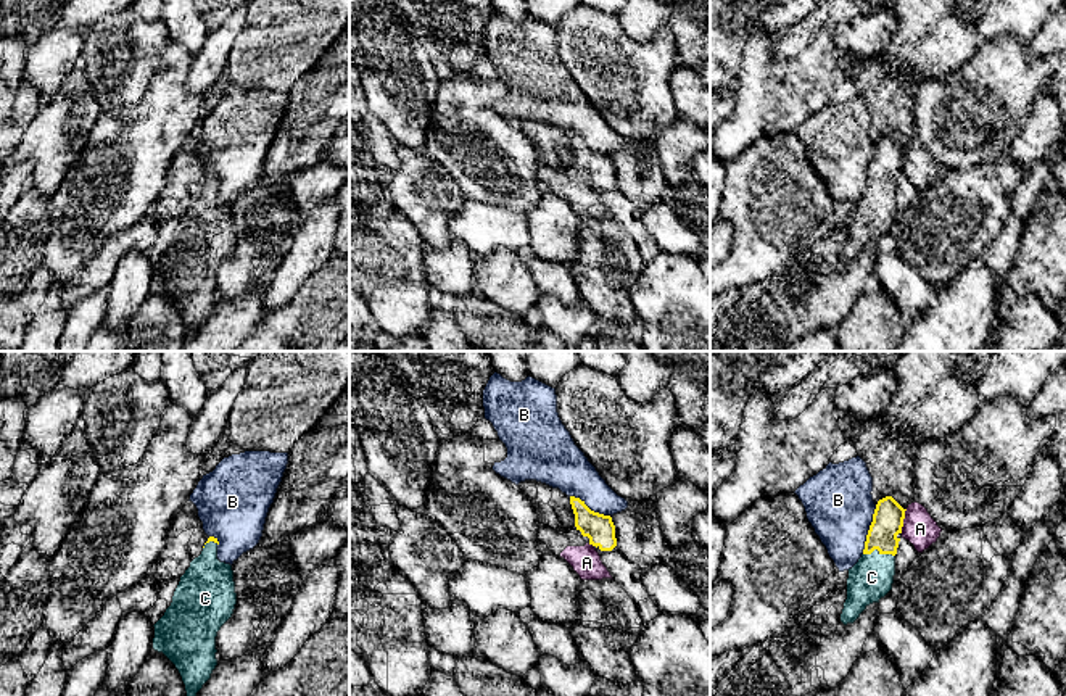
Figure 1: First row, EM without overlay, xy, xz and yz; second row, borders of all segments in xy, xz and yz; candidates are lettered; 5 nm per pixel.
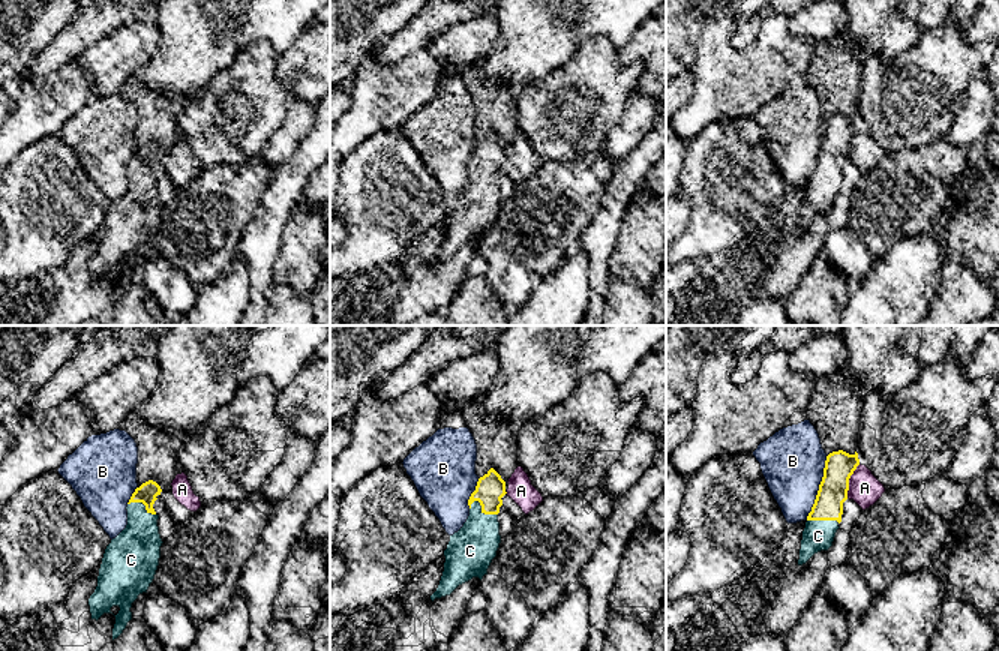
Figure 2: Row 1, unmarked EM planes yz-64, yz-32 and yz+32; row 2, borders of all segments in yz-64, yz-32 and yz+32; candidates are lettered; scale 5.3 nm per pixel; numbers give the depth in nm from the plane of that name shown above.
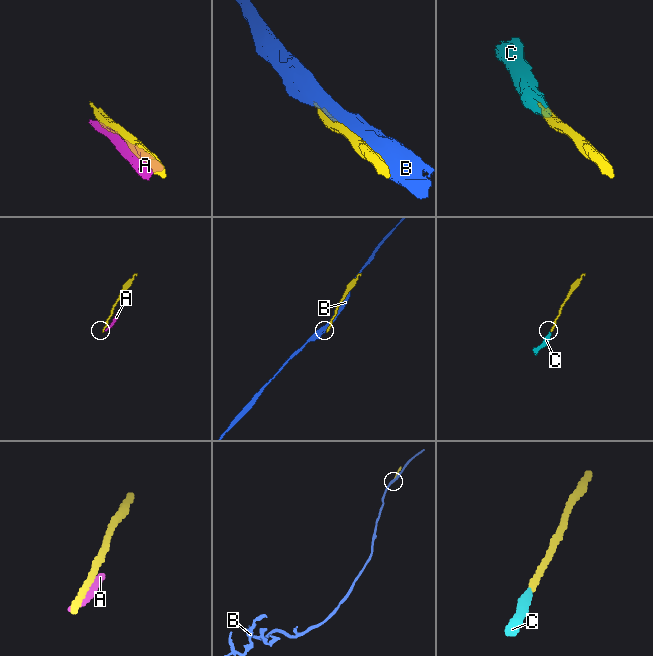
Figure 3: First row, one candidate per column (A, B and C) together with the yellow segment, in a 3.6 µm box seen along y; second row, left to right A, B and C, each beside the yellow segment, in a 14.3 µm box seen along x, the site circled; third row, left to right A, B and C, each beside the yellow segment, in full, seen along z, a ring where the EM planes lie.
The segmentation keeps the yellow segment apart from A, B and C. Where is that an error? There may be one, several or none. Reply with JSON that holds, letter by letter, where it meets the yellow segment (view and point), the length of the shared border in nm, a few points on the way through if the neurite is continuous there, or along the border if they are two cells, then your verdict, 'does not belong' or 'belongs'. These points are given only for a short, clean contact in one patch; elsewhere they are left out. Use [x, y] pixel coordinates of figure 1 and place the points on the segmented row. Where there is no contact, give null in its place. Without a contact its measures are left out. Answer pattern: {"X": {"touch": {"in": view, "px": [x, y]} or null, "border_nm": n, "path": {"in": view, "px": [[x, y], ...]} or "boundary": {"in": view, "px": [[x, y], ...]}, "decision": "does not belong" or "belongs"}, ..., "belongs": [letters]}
{"A": {"touch": {"in": "yz", "px": [902, 521]}, "border_nm": 120, "boundary": {"in": "yz", "px": [[907, 509], [900, 532]]}, "decision": "does not belong"}, "B": {"touch": {"in": "yz", "px": [870, 529]}, "border_nm": 260, "decision": "does not belong"}, "C": {"touch": {"in": "yz", "px": [880, 551]}, "border_nm": 160, "path": {"in": "yz", "px": [[888, 519], [880, 551], [871, 577]]}, "decision": "belongs"}, "belongs": ["C"]}

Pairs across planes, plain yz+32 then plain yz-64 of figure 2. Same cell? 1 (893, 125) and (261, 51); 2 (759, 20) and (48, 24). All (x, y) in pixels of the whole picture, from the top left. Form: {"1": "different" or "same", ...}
{"1": "same", "2": "different"}

